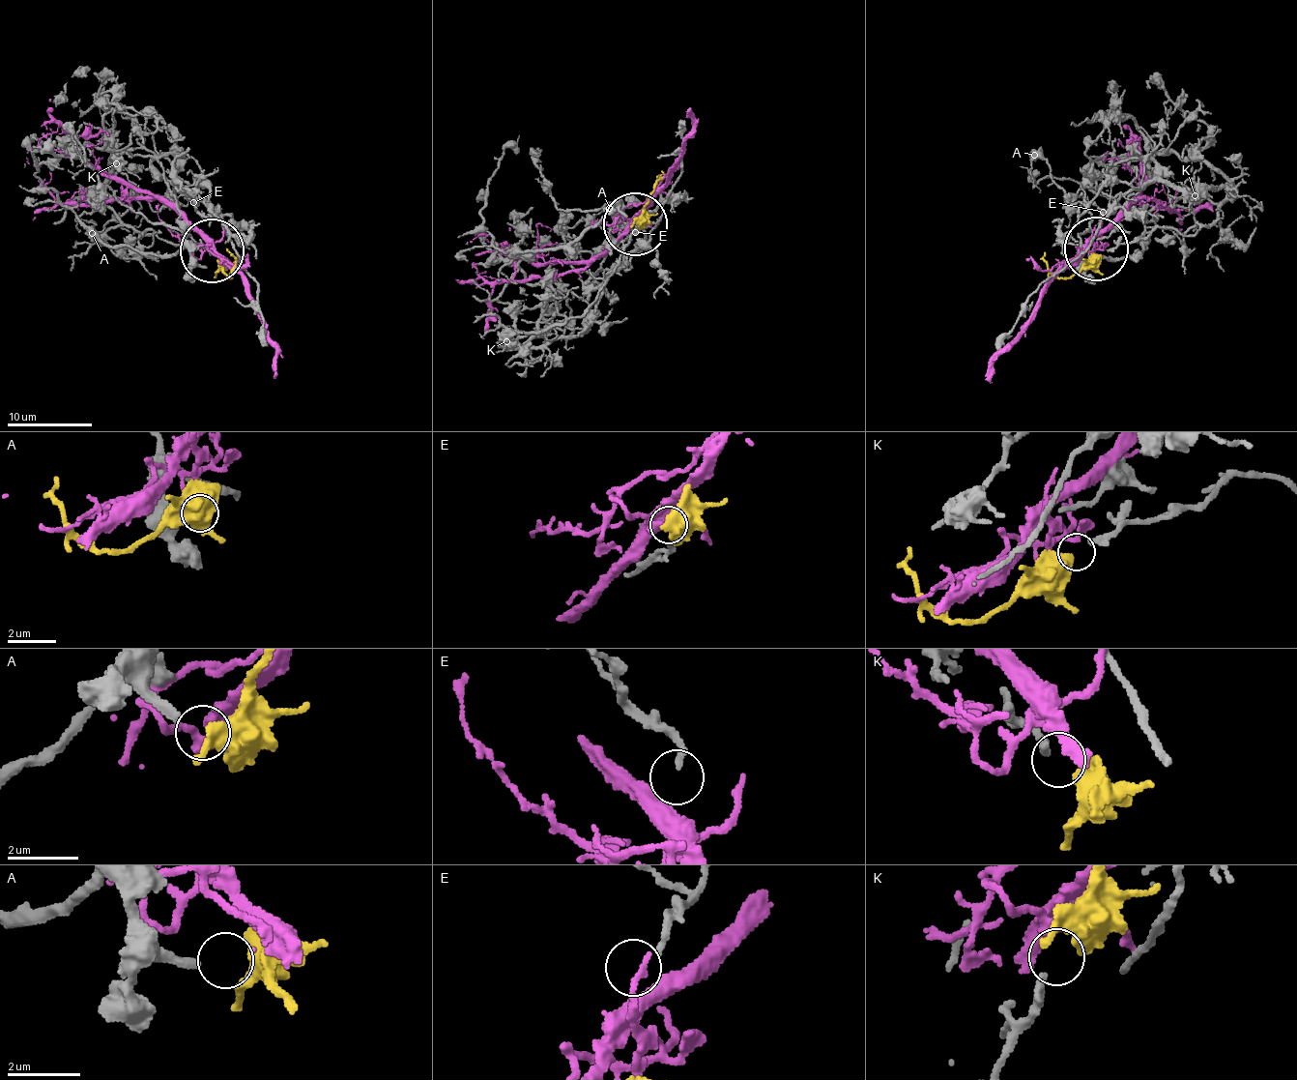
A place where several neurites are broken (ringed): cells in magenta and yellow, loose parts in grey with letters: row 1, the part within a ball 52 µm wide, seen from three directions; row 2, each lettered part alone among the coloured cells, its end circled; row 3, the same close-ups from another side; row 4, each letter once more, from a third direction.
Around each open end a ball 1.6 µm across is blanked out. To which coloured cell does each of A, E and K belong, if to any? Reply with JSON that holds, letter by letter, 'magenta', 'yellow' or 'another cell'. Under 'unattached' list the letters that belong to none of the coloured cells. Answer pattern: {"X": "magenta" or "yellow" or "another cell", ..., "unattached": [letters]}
{"A": "another cell", "E": "magenta", "K": "yellow", "unattached": ["A"]}

